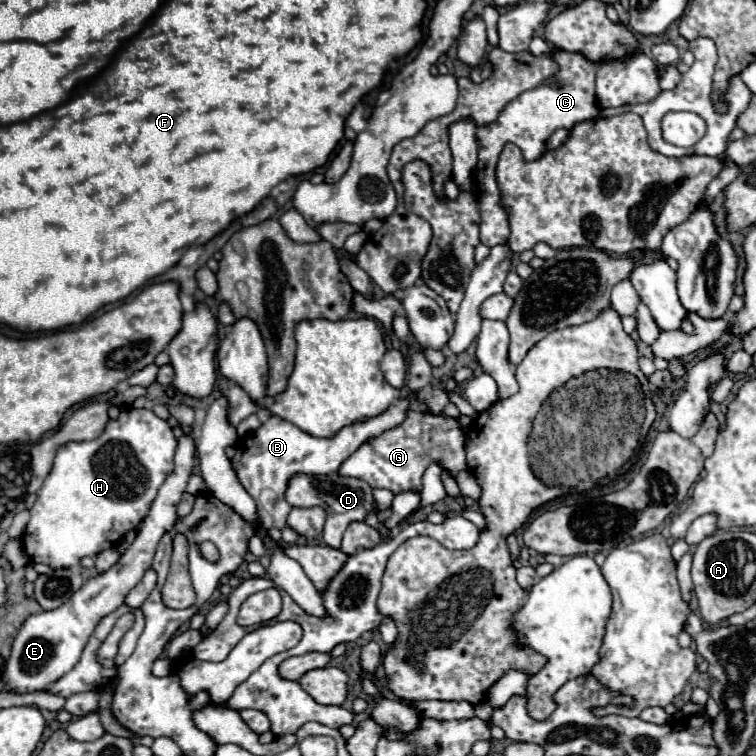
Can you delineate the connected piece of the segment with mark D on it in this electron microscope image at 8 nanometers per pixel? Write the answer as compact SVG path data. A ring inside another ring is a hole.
M336 473L324 475L324 477L312 477L312 475L296 475L290 479L290 485L286 489L286 499L292 507L322 507L326 511L326 525L324 525L324 541L326 545L340 549L342 535L346 527L354 521L364 521L368 513L378 513L372 487L362 479L352 477L340 477Z

